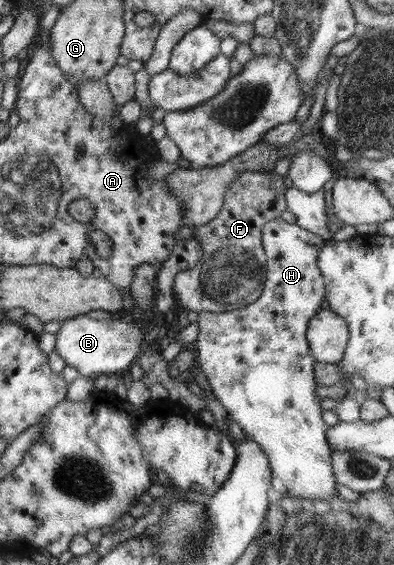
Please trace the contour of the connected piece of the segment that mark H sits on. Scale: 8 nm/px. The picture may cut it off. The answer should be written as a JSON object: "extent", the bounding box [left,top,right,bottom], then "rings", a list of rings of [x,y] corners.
{"extent":[196,217,339,500],"rings":[[[282,217],[263,226],[261,239],[267,256],[267,279],[261,295],[252,304],[234,311],[220,314],[203,311],[198,315],[200,332],[196,340],[196,363],[206,374],[214,397],[222,403],[231,419],[240,424],[244,434],[266,454],[272,473],[271,487],[280,496],[328,500],[339,495],[327,439],[330,426],[324,422],[324,410],[320,407],[322,400],[316,394],[316,359],[306,339],[308,324],[322,309],[322,300],[325,299],[324,279],[317,265],[317,256],[326,240]]]}

